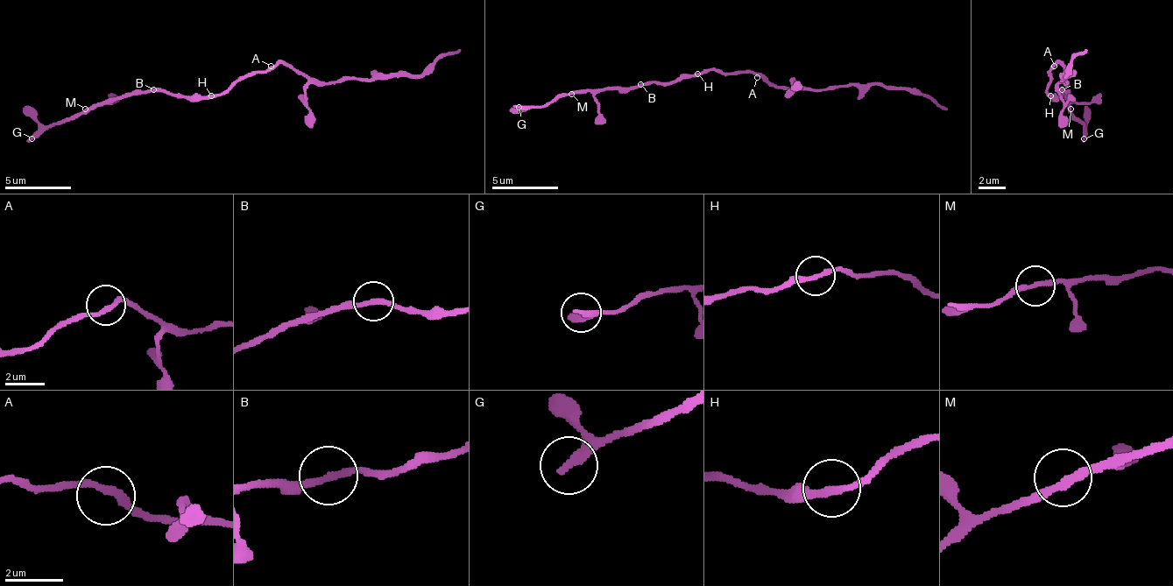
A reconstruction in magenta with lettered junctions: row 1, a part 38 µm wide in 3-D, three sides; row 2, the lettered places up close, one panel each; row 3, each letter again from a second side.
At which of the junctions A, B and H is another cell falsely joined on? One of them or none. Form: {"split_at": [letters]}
{"split_at": ["B"]}

